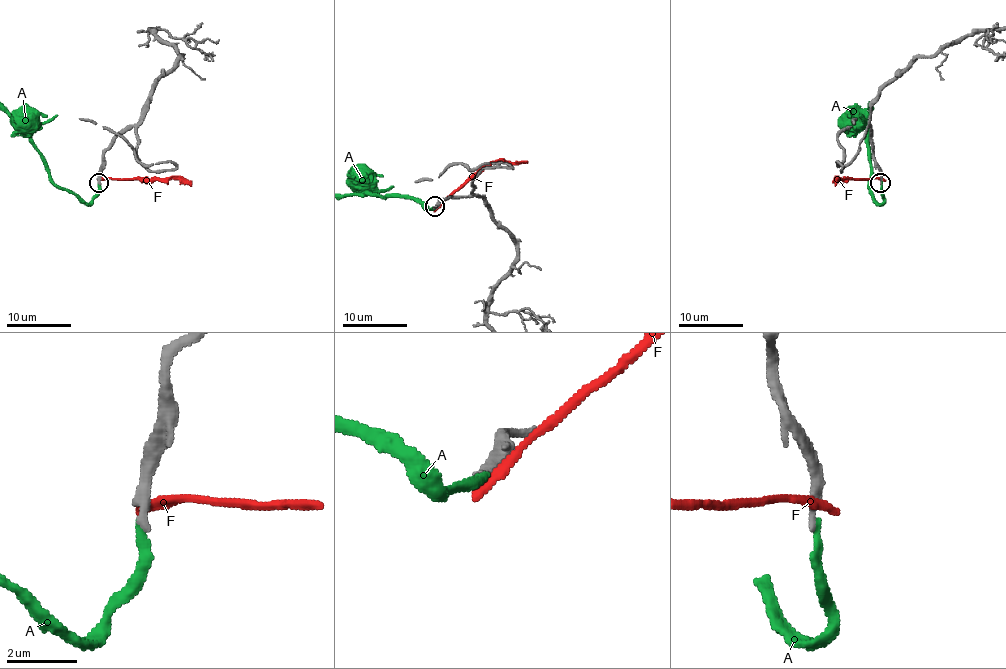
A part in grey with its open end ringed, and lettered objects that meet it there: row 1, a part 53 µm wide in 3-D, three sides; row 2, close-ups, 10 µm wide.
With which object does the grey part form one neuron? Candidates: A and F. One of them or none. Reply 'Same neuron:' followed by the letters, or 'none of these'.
Same neuron: A

